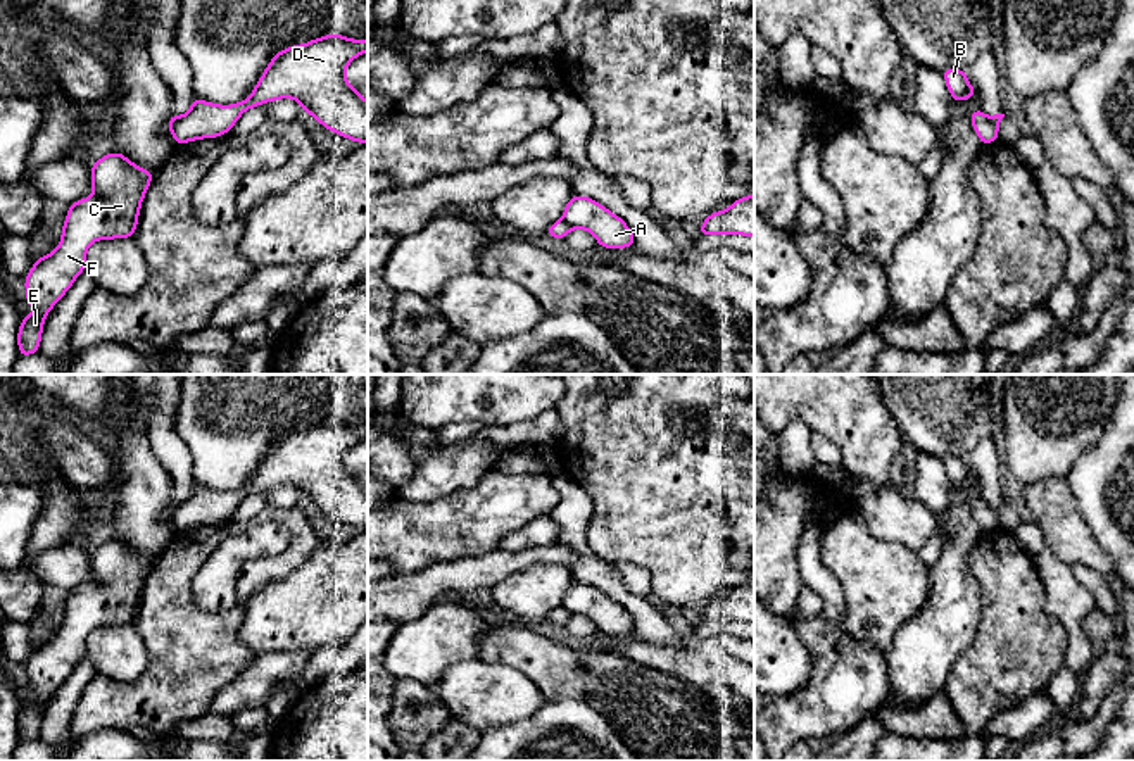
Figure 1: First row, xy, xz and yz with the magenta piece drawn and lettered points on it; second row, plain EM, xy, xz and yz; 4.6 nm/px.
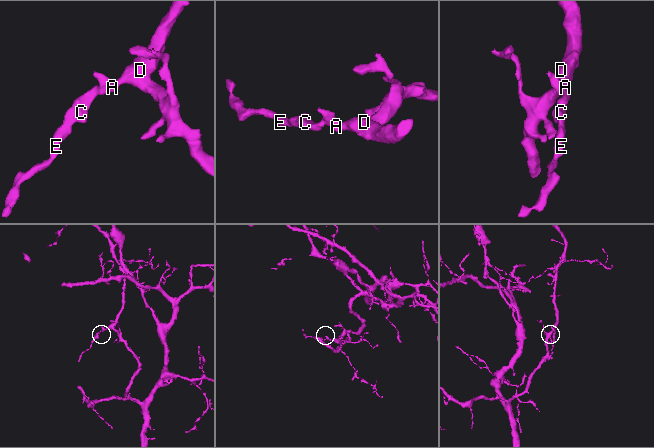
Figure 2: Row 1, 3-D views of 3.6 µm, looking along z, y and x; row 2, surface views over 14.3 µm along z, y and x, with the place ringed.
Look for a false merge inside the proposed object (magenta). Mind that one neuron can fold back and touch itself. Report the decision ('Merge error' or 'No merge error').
Merge error

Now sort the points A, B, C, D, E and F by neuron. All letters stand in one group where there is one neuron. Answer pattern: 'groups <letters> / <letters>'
groups A B D / C E F

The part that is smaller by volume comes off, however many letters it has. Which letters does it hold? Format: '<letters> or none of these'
C, E, F

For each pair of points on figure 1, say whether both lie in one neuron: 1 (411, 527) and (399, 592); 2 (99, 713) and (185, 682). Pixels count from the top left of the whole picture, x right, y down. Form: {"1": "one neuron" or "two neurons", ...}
{"1": "two neurons", "2": "one neuron"}

